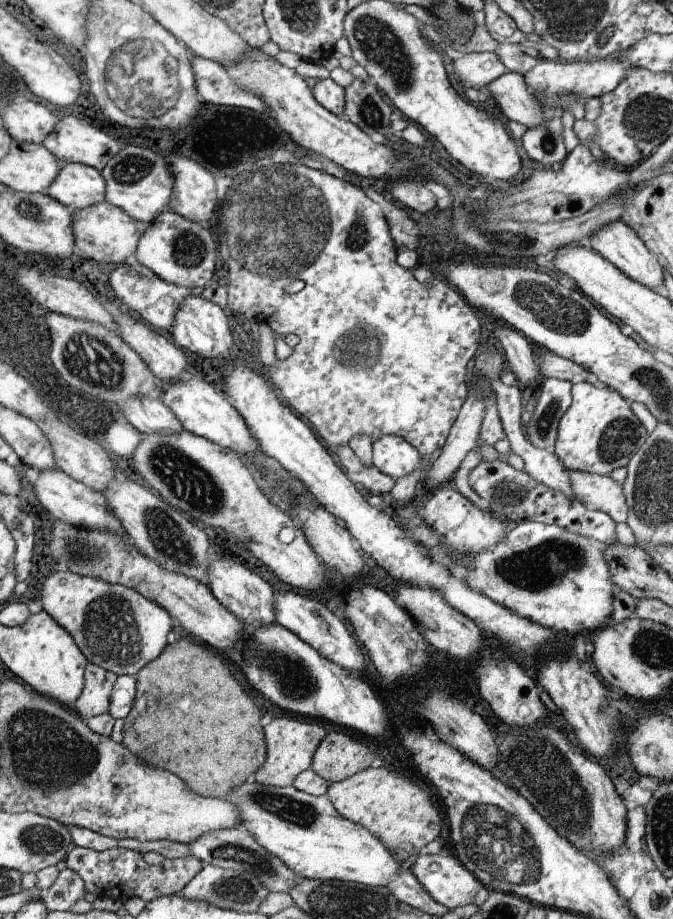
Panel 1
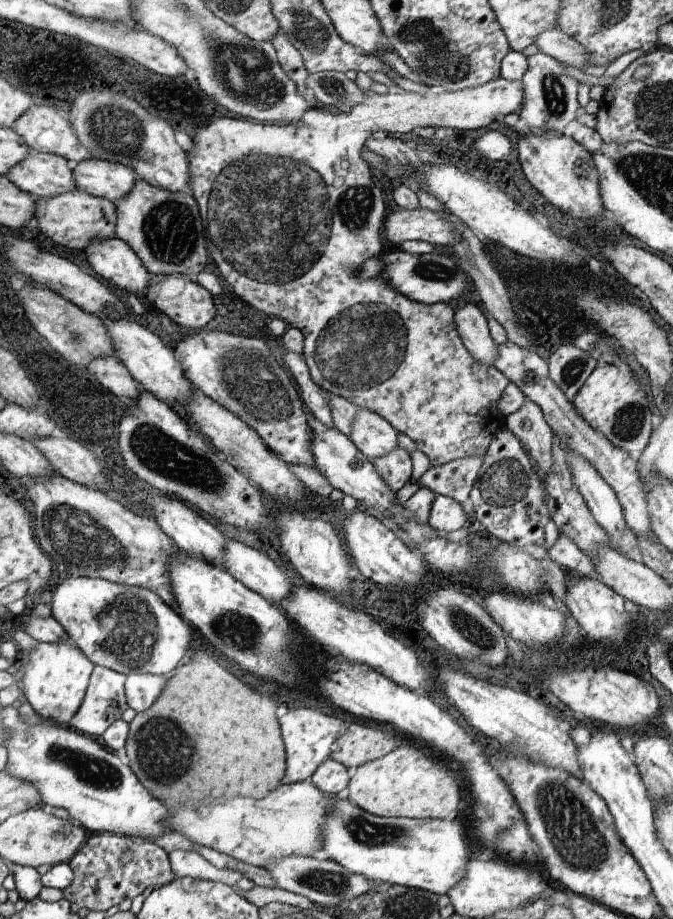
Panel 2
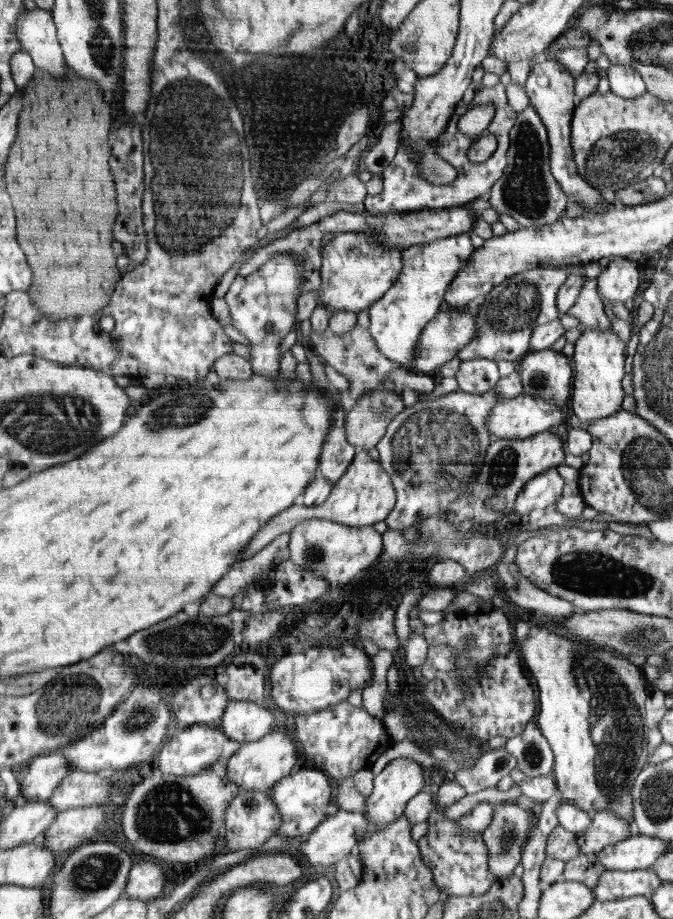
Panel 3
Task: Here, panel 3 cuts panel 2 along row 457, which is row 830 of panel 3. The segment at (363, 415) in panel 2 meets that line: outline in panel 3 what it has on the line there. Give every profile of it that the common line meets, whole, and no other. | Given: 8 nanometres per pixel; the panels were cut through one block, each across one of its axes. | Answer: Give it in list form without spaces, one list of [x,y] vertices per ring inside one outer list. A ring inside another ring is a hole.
[[[399,757],[391,760],[379,774],[373,775],[373,789],[367,797],[363,812],[368,818],[368,829],[364,831],[365,836],[376,832],[376,828],[396,822],[404,814],[406,804],[425,788],[425,770],[414,759]]]

